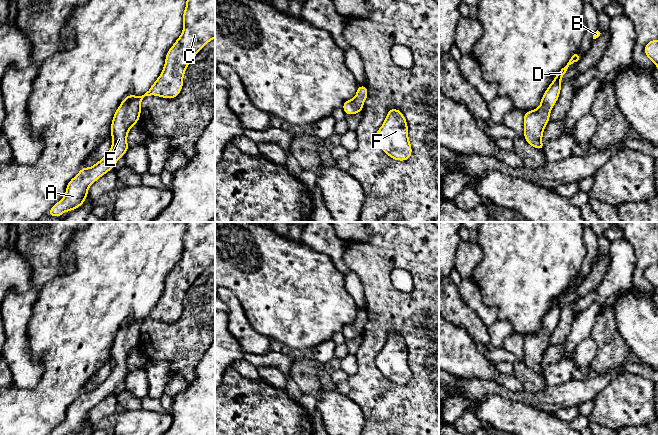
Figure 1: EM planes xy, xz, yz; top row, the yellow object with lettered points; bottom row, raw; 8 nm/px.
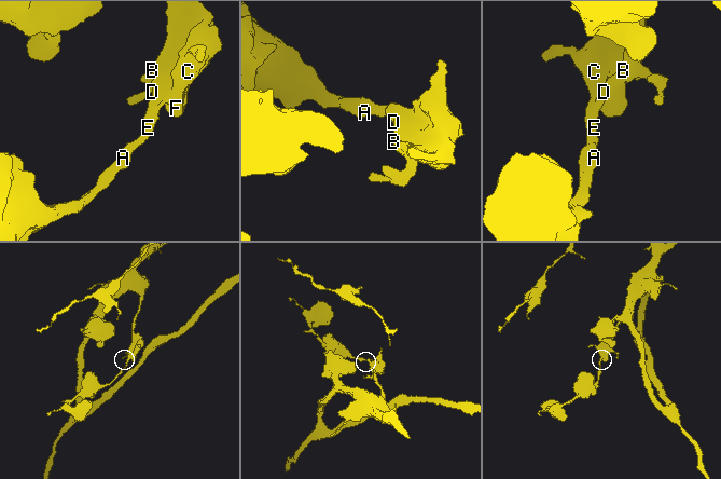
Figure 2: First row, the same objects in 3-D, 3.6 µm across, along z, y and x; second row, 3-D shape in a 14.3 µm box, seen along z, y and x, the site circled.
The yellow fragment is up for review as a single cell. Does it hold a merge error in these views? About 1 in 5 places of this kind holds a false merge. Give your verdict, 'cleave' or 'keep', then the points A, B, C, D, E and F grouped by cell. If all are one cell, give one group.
keep; groups A B C D E F

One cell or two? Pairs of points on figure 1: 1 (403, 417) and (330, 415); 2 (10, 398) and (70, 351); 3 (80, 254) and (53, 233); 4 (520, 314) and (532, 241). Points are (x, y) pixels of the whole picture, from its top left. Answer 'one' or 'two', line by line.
1: two
2: one
3: two
4: one

